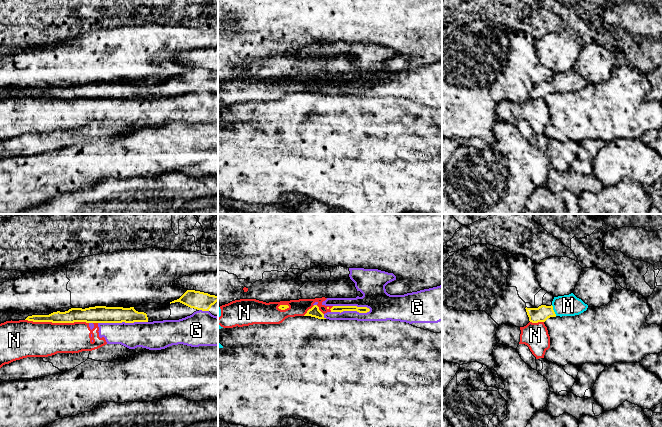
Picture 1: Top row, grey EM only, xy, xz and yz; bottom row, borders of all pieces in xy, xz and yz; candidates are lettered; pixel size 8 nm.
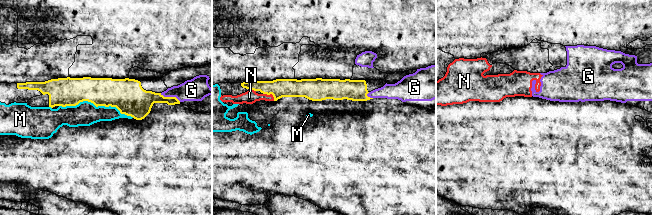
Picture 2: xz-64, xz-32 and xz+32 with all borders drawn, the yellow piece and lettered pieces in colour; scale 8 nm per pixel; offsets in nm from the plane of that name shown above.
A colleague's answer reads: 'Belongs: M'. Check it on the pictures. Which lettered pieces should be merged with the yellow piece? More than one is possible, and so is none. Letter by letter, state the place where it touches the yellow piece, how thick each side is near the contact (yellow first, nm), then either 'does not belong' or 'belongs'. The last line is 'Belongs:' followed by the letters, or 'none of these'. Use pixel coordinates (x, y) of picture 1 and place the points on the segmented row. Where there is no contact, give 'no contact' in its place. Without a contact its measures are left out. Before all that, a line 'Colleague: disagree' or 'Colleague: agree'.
Colleague: agree
G: contact xz (350, 310); calibres 50 and 200 nm; does not belong
M: contact yz (553, 310); calibres 120 and 180 nm; belongs
N: contact xy (57, 322); calibres 120 and 280 nm; does not belong
Belongs: M

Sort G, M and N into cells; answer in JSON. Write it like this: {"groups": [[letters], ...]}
{"groups": [["G", "N"], ["M"]]}

